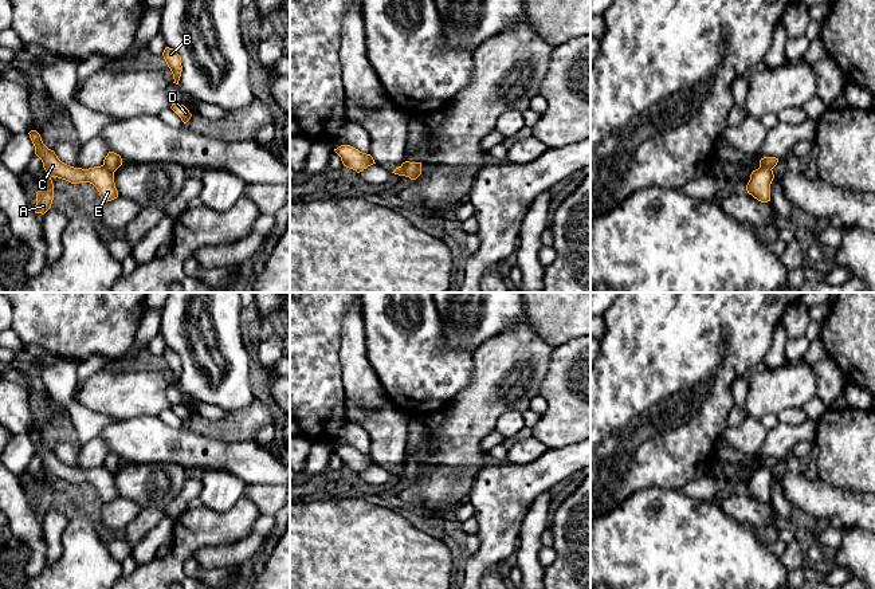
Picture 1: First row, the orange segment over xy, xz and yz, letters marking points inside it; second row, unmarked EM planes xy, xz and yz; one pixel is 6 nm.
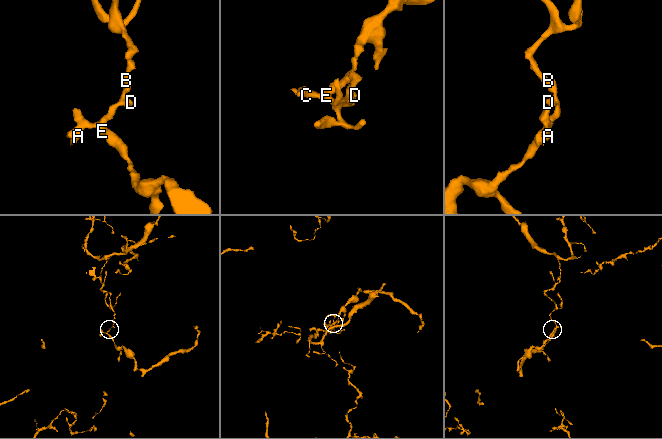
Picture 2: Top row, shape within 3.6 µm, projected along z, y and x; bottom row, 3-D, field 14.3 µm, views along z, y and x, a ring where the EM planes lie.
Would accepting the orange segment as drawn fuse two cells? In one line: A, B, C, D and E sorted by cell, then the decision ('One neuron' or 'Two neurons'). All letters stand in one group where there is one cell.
Groups: A C E / B D. Two neurons

